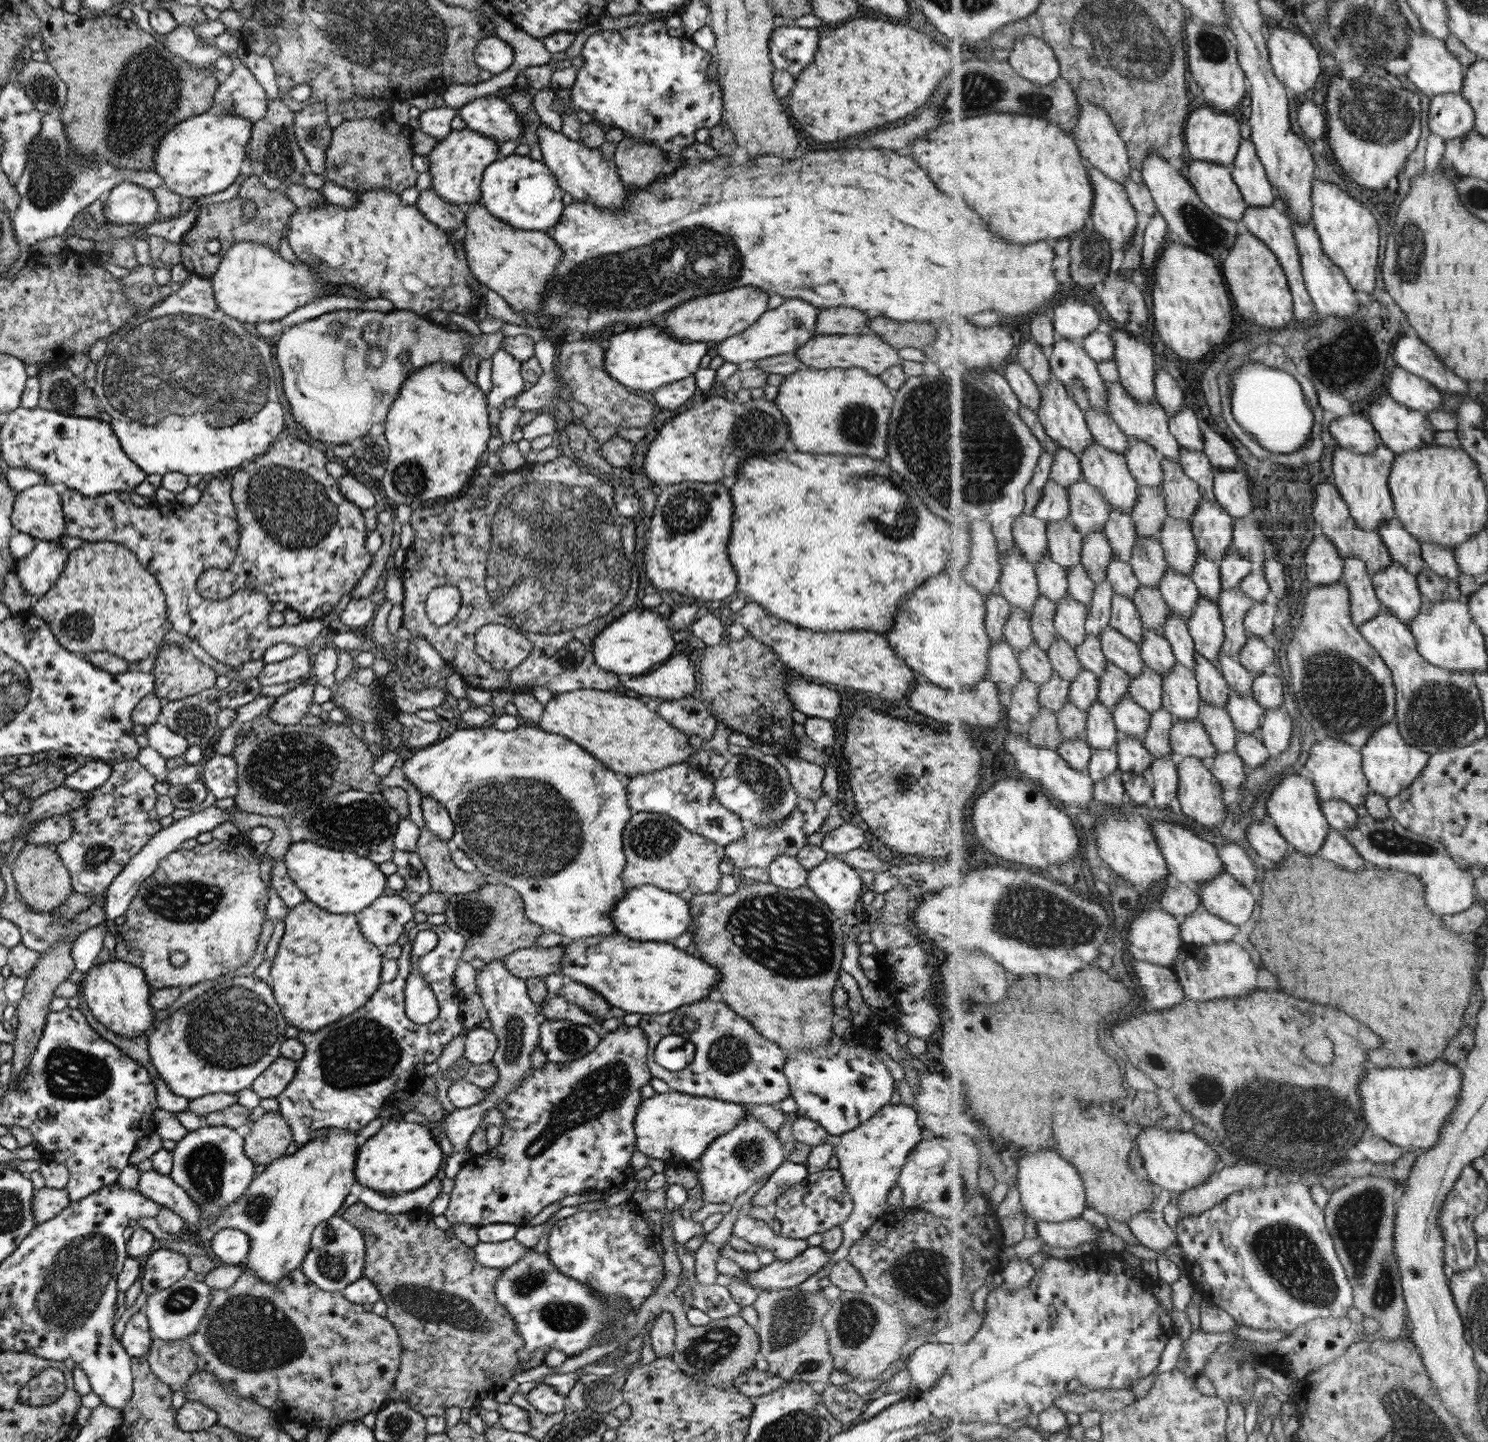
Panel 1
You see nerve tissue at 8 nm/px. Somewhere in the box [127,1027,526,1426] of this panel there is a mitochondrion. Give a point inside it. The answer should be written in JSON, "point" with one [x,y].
{"point":[250,1334]}

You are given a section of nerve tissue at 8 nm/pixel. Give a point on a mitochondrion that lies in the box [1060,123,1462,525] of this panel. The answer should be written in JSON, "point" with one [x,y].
{"point":[1411,247]}

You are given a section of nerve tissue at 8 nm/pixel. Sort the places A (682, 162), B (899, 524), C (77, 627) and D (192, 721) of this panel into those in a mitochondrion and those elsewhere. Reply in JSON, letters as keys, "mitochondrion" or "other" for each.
{"A":"other","B":"mitochondrion","C":"mitochondrion","D":"mitochondrion"}

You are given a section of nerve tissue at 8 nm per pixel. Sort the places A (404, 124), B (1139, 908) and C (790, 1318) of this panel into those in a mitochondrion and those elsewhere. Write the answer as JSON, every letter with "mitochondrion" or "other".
{"A":"other","B":"other","C":"mitochondrion"}

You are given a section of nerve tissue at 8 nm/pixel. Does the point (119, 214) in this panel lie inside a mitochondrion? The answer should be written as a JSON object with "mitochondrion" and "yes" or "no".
{"mitochondrion":"no"}

